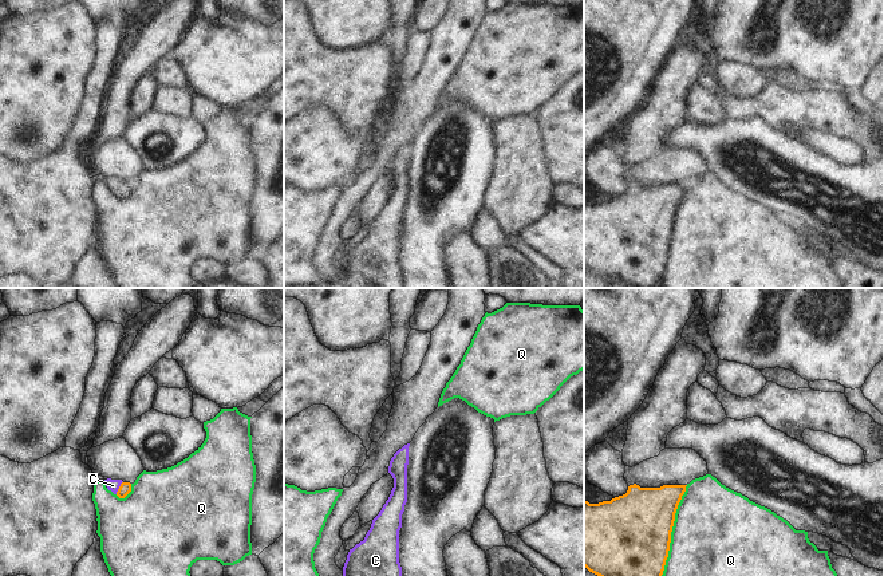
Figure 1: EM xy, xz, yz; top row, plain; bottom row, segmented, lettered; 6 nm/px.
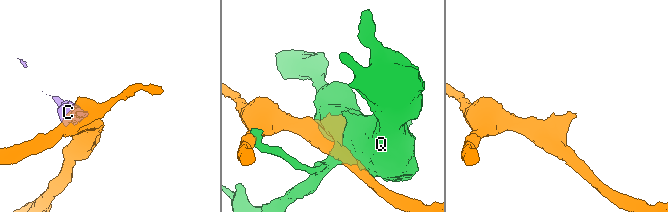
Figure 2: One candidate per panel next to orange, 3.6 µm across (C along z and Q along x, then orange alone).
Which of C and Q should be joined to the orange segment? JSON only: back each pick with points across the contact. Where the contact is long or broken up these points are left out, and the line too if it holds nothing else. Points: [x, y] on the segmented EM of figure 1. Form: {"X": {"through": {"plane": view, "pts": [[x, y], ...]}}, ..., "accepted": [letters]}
{"C": {"through": {"plane": "xy", "pts": [[125, 488], [119, 488], [113, 485]]}}, "accepted": ["C"]}

